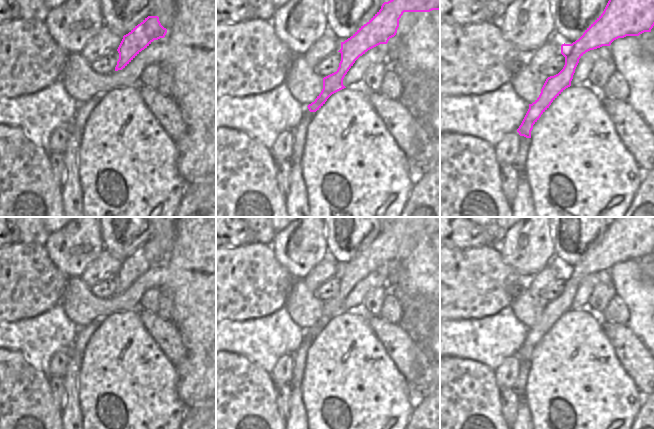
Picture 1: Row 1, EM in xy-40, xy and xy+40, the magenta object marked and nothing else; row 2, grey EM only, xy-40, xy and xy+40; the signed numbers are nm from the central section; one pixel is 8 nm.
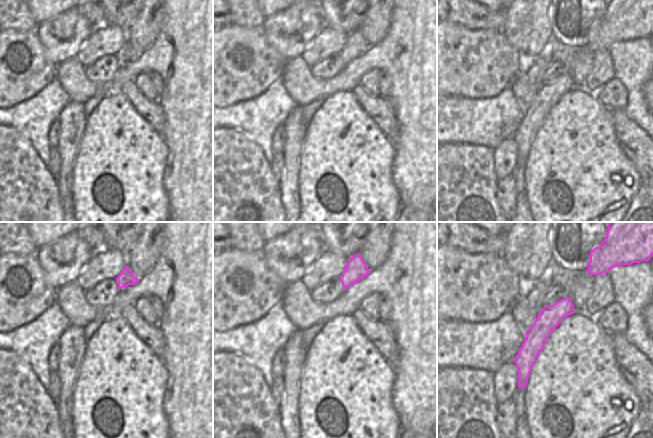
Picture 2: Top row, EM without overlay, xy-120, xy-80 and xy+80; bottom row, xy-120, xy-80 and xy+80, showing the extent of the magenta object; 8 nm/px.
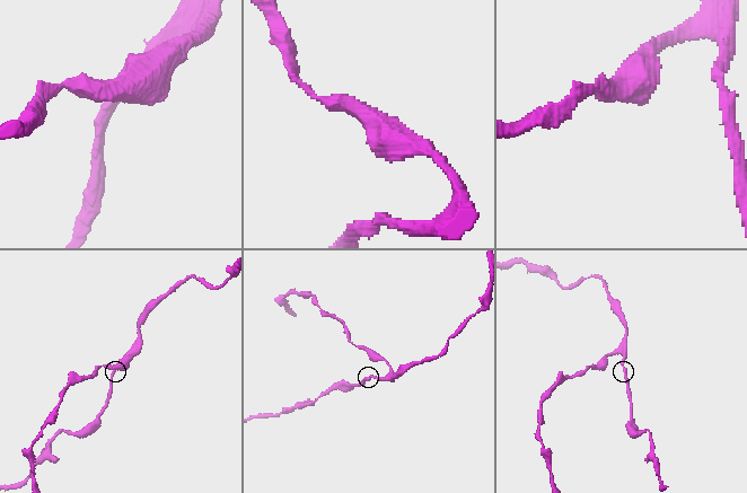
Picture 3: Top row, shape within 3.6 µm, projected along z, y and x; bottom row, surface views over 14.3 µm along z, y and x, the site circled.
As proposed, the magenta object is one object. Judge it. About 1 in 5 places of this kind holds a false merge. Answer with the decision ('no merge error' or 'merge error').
no merge error

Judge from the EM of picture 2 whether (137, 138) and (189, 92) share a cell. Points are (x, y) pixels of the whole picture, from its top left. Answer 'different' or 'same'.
different

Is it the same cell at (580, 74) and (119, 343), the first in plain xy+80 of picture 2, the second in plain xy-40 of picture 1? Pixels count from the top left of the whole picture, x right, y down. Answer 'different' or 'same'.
different

